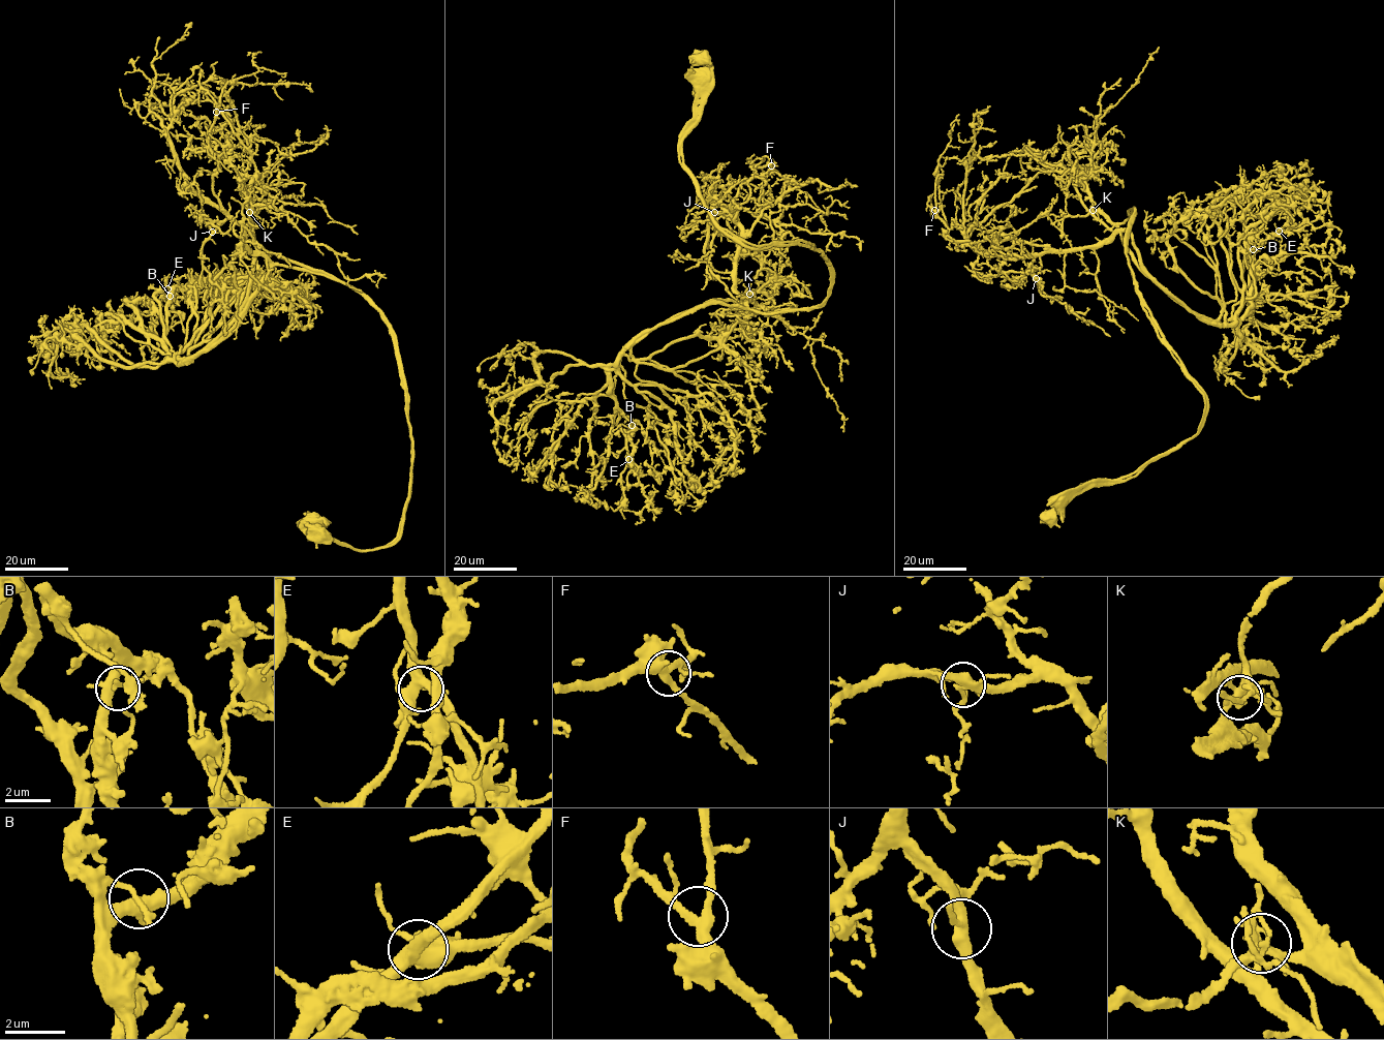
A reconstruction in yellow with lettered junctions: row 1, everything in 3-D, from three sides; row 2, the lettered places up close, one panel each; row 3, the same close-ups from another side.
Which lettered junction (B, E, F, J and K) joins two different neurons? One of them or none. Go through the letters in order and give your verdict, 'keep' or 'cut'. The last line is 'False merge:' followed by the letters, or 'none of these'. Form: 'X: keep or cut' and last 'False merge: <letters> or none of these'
B: keep
E: keep
F: keep
J: keep
K: cut
False merge: K

